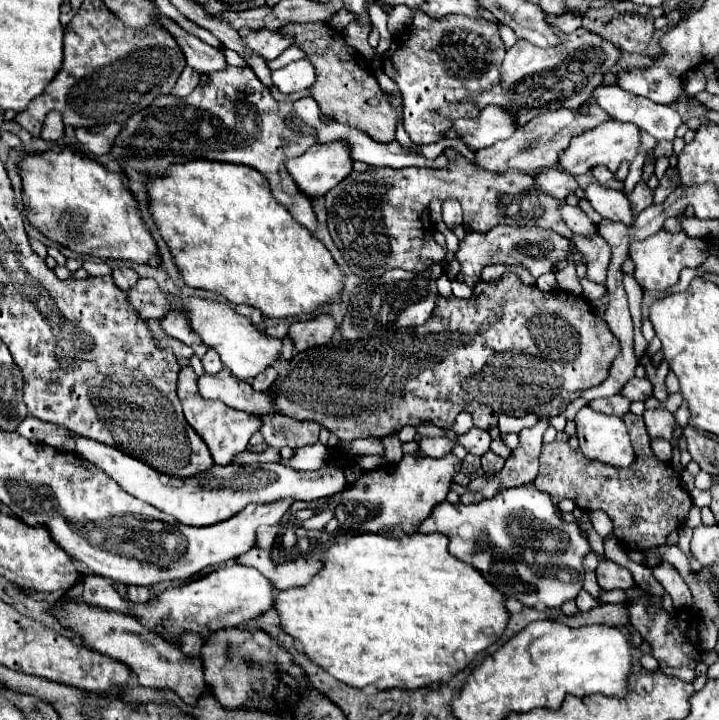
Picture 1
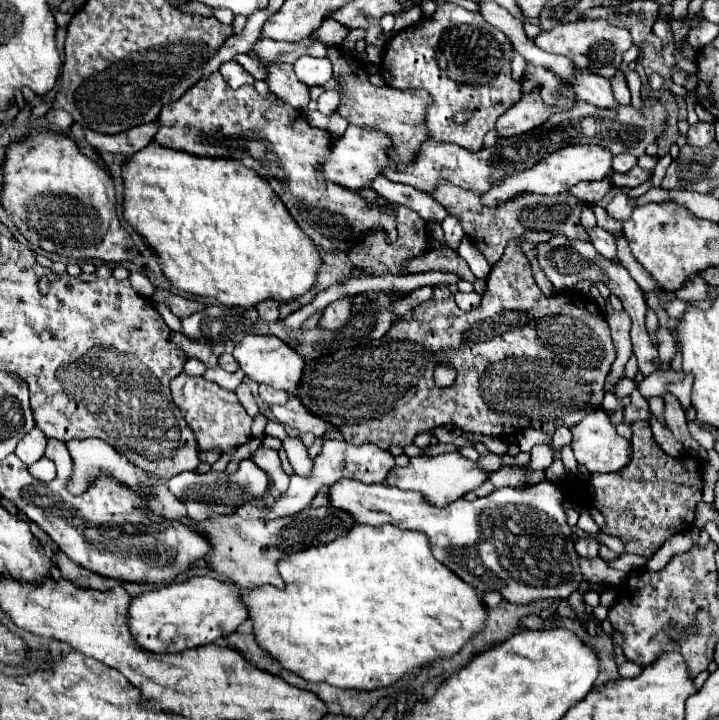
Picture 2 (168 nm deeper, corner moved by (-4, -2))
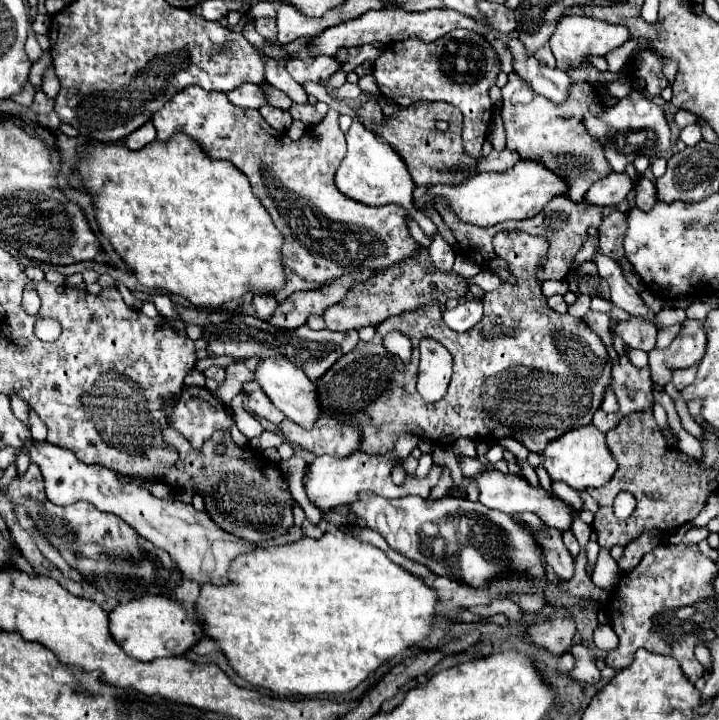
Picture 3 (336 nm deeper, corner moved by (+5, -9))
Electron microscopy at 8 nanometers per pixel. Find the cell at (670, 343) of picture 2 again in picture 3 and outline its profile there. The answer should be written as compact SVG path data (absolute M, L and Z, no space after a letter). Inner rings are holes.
M630 317L628 321L614 321L614 333L624 339L624 343L632 349L652 351L656 345L656 327L640 317Z

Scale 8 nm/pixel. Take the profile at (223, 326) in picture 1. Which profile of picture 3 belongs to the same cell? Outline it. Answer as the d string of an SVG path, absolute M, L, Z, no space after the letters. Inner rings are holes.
M262 359L262 363L254 369L256 383L262 387L266 397L294 423L310 429L314 421L320 417L320 407L316 401L316 385L304 375L302 369L294 367L288 359Z

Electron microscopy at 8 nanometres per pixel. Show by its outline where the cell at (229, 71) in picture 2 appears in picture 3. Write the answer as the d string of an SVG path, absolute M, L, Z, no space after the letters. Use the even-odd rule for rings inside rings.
M240 85L240 89L232 89L232 93L226 93L228 95L228 101L232 101L234 105L240 105L240 107L250 107L250 109L258 109L266 103L262 91L258 85Z

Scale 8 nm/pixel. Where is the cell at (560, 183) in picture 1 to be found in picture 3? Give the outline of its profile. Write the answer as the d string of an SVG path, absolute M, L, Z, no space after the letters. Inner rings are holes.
M612 171L608 177L596 181L588 193L584 195L584 201L590 205L602 205L602 207L616 207L620 205L626 195L632 191L632 179L626 173Z

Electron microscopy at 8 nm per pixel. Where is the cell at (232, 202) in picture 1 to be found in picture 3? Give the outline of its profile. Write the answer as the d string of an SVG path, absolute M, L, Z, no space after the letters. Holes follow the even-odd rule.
M182 133L168 141L152 141L140 151L130 151L124 143L108 143L92 145L82 153L84 161L78 163L78 171L82 187L94 193L98 227L142 285L182 295L192 305L208 309L240 301L246 291L274 295L286 285L280 257L282 233L254 197L244 173L232 163L210 159L196 141Z

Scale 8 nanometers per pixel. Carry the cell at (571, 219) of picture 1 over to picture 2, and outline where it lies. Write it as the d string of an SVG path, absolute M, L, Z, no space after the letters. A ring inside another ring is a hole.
M593 228L593 230L589 232L589 238L591 238L593 246L597 248L597 252L599 252L603 258L607 258L607 260L611 260L611 262L619 262L617 244L615 244L615 238L613 238L609 232L605 232L603 228Z

